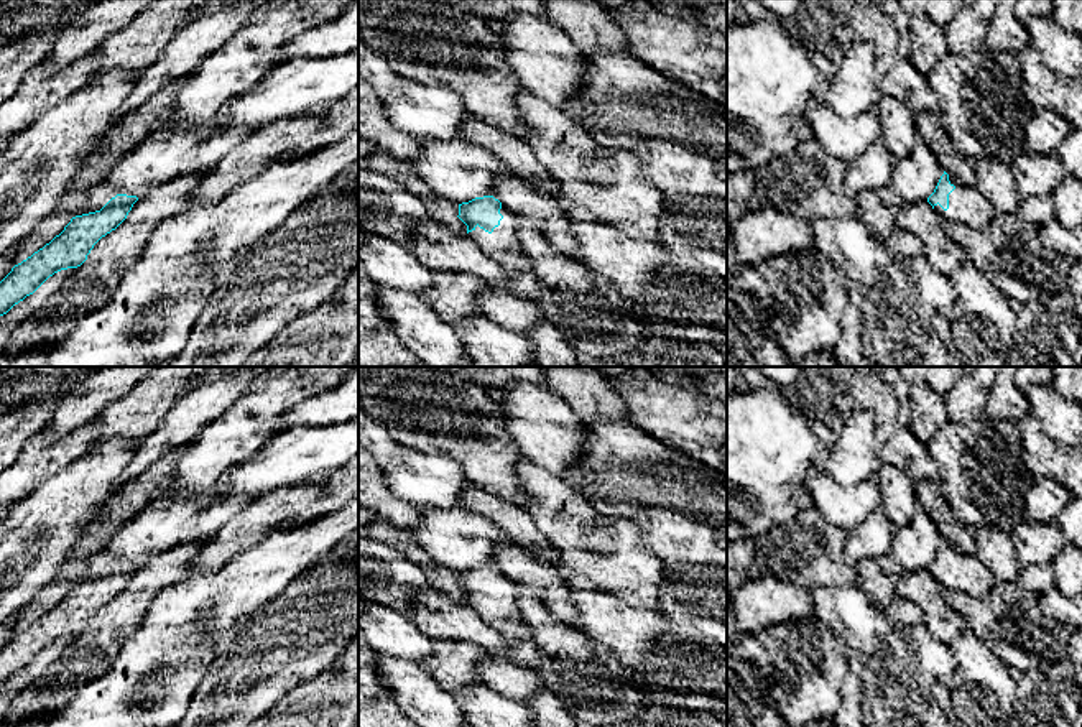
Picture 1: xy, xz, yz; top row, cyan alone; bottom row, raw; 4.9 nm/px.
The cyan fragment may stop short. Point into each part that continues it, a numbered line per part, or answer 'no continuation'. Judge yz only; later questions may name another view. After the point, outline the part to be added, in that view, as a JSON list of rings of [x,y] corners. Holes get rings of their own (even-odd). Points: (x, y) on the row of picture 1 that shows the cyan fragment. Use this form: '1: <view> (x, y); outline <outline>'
1: yz (969, 206); outline [[[949,178],[955,189],[949,194],[949,209],[939,204],[934,211],[944,222],[962,222],[975,230],[987,230],[996,214],[992,202],[977,188],[969,188]]]

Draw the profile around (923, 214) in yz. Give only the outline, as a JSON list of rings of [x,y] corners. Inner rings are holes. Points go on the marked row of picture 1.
[[[927,201],[911,204],[898,211],[898,230],[908,230],[921,238],[922,257],[934,271],[950,280],[952,273],[967,258],[959,243],[950,240],[942,219]]]

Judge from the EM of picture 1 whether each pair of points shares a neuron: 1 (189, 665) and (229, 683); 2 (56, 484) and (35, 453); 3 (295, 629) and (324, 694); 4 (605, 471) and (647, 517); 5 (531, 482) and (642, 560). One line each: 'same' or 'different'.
1: different
2: different
3: different
4: same
5: same

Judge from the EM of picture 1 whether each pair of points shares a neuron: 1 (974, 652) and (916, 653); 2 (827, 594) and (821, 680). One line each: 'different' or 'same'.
1: different
2: different

